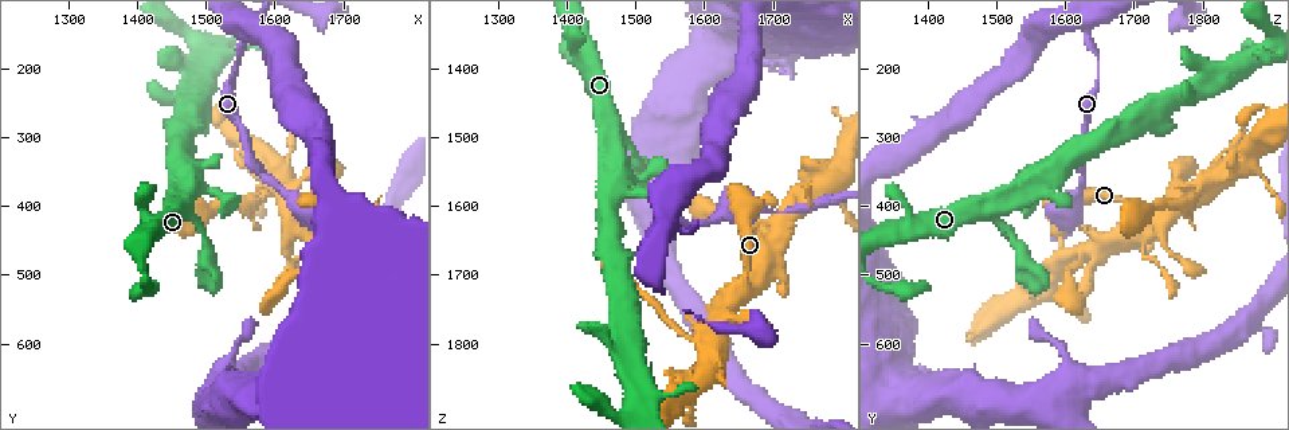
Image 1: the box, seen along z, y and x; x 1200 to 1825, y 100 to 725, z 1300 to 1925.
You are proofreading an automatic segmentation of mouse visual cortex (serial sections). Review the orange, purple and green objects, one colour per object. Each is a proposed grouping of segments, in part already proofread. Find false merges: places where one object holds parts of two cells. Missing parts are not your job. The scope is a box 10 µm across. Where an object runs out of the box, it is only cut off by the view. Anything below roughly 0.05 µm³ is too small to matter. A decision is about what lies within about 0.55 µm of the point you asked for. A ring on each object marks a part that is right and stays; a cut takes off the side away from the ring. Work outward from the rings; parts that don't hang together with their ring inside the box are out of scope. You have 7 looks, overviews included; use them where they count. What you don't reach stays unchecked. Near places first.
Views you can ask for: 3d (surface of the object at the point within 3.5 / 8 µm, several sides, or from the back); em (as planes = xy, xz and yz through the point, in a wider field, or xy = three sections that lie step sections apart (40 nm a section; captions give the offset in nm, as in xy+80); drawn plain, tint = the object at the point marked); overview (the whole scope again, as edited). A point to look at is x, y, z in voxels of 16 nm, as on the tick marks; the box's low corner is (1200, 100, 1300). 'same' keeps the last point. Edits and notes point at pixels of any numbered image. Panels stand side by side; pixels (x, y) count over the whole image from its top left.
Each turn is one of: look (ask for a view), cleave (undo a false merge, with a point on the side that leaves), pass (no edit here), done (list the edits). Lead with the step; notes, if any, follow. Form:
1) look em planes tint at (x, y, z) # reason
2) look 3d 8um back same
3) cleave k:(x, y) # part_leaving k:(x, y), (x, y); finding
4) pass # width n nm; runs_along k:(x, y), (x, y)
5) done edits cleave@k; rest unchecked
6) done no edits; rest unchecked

look 3d 3.5um at (1565, 145, 1635) # thick turns thin

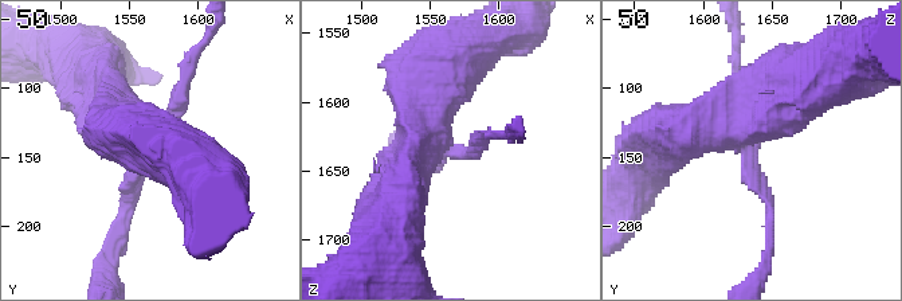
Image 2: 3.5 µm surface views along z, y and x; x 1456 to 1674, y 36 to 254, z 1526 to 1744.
look em xy step 5 tint at (1560, 148, 1636) # arms 4; arm_widths 150, 200, 600, 600 nm

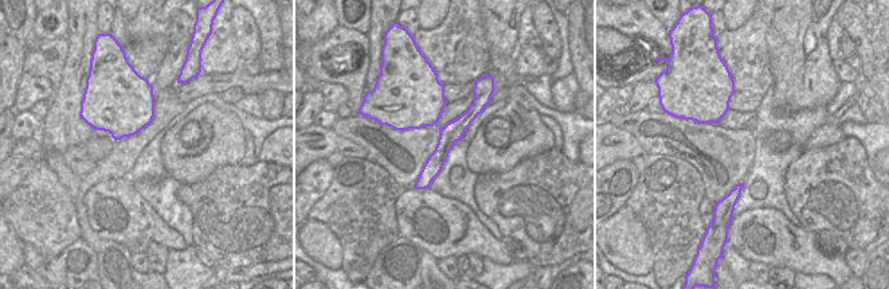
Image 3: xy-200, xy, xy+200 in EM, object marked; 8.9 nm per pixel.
pass # one cell here

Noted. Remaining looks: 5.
look 3d 3.5um back at (1600, 370, 1795) # a fork

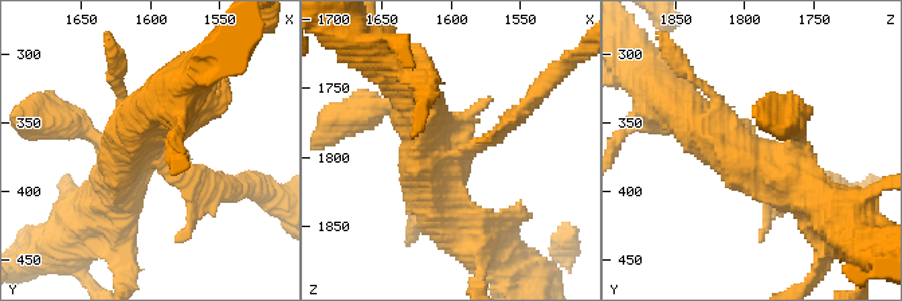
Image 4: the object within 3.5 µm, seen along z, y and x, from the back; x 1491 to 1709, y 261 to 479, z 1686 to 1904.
look em xy step 5 tint at (1598, 368, 1798)

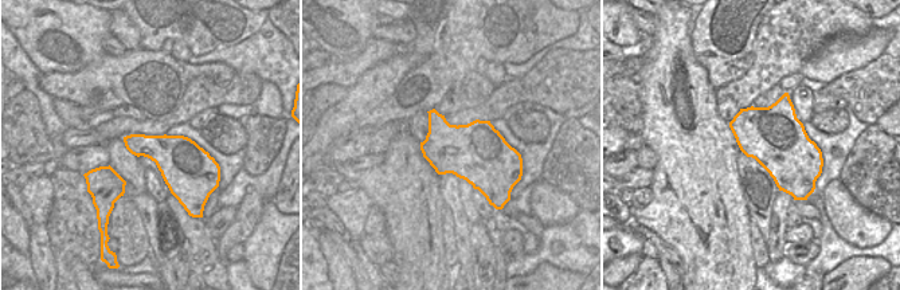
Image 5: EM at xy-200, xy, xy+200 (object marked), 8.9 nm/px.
pass # runs_along 4:(797, 194), (667, 98); all the same cell

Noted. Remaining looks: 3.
look 3d 3.5um at (1710, 460, 1625) # branch point

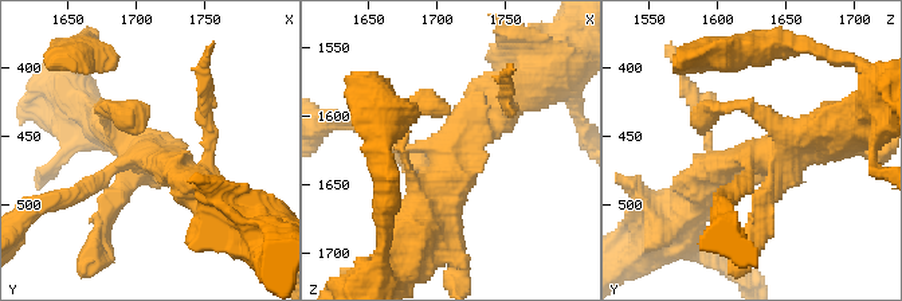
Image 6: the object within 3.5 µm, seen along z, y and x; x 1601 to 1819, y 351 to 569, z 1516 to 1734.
look em xy step 3 tint at (1710, 462, 1628) # arms 4; arm_widths 200, 200, 350, 400 nm; now the EM

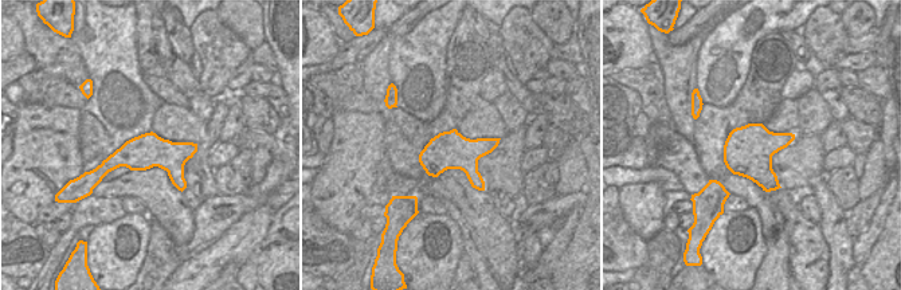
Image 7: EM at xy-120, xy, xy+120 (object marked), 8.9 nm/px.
look em xy step 2 tint same # another direction

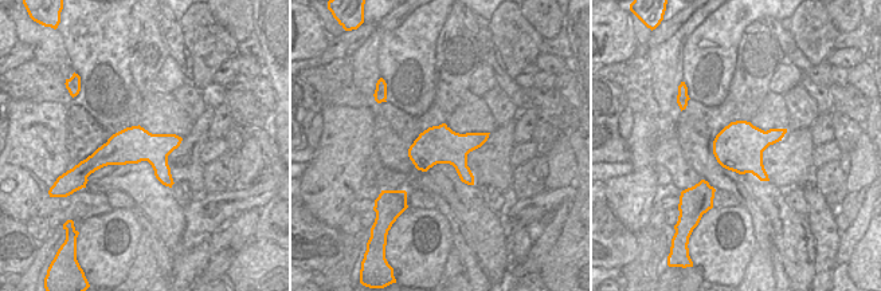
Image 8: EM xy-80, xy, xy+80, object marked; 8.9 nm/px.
pass # runs_along 8:(177, 140), (124, 146), (86, 164); one cell here

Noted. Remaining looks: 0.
done no edits; rest unchecked

